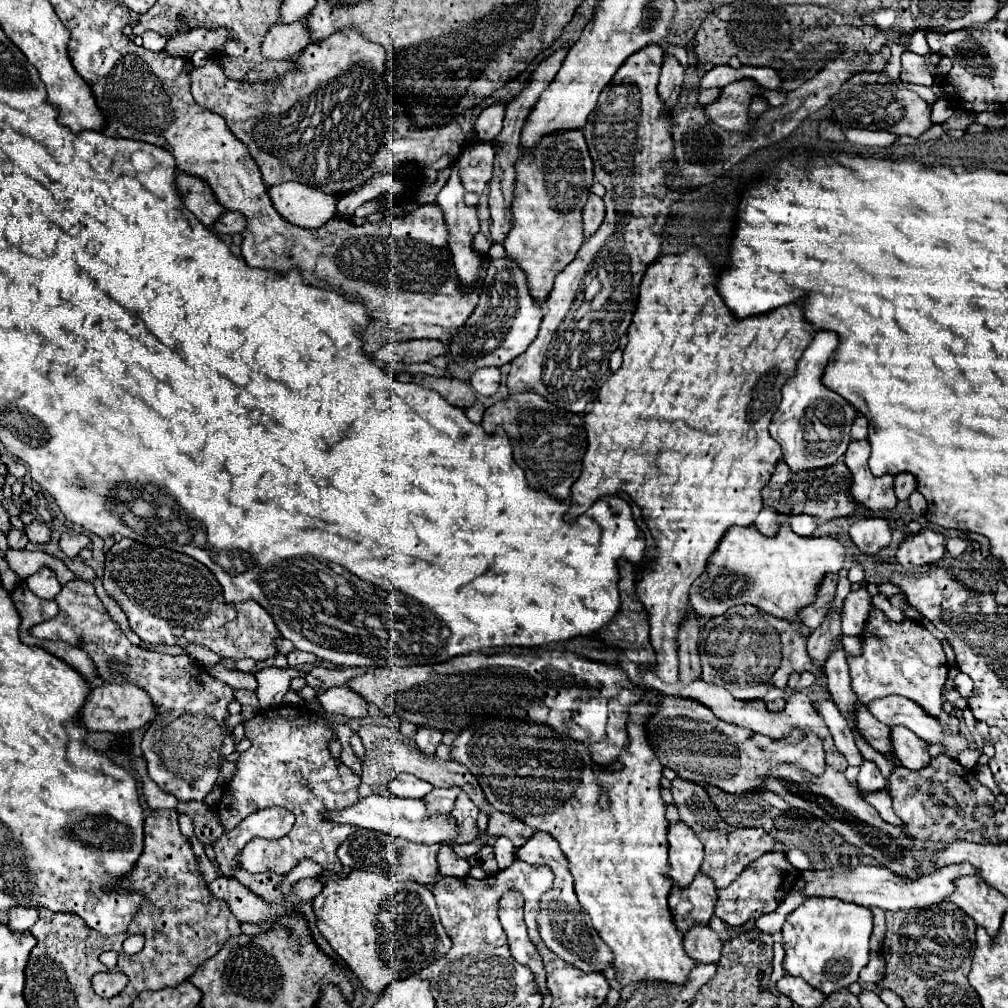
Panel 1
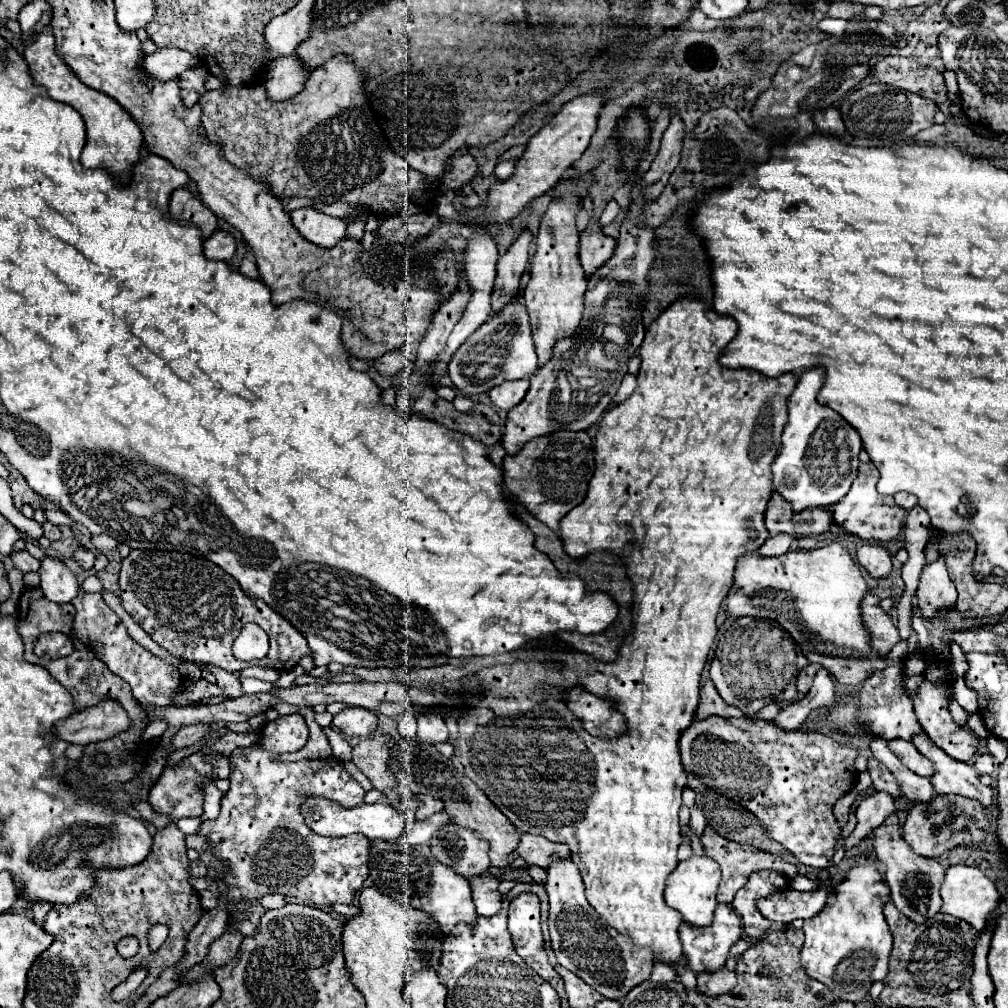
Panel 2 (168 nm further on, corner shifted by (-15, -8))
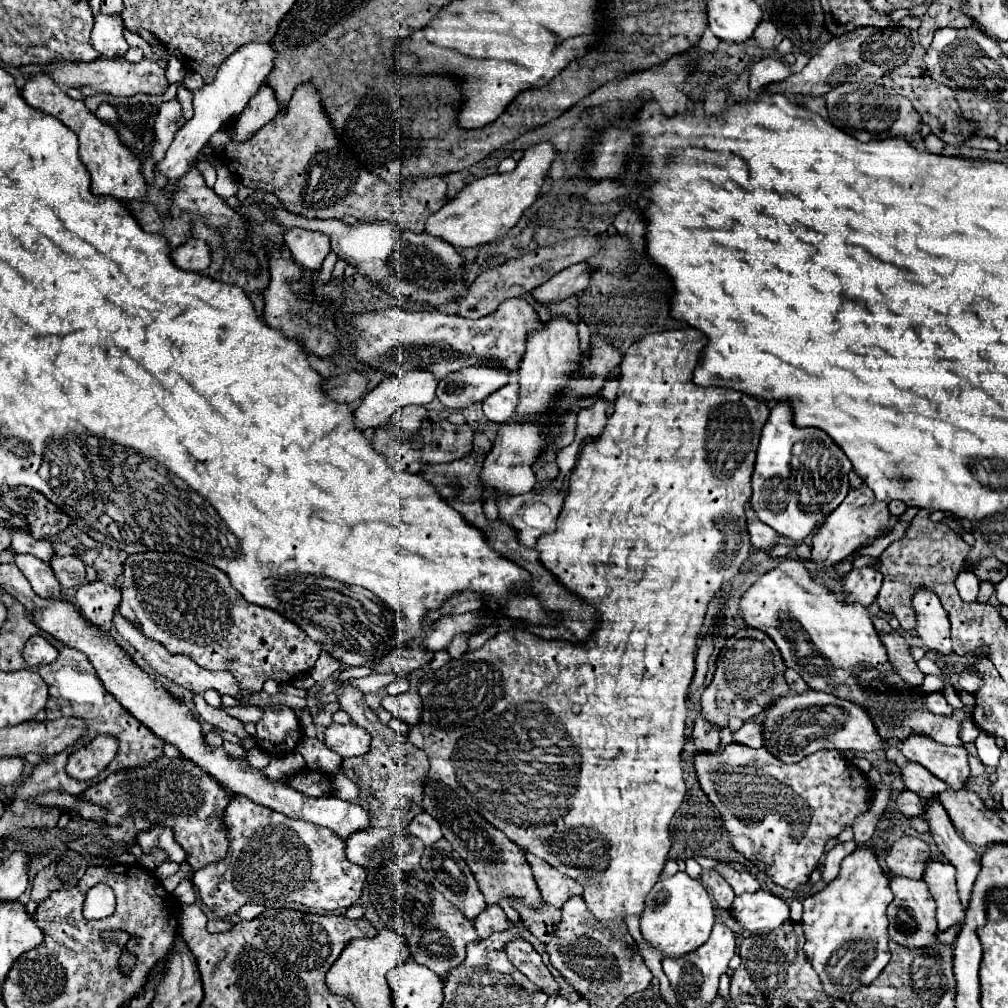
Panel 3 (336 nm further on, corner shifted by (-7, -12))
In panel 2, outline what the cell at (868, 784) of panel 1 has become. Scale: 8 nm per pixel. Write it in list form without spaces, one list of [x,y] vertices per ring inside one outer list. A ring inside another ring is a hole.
[[[876,792],[874,796],[864,798],[856,810],[858,824],[852,830],[852,834],[844,840],[844,850],[858,846],[894,810],[896,810],[896,800],[892,796],[888,796],[888,792]]]

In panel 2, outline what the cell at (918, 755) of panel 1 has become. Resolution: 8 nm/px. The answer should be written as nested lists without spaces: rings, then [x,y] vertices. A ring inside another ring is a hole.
[[[924,732],[916,734],[912,738],[912,744],[918,748],[918,752],[922,752],[936,766],[932,784],[940,794],[954,794],[954,796],[972,798],[972,800],[978,800],[980,804],[984,804],[984,808],[990,808],[994,804],[992,788],[984,786],[980,782],[974,766],[946,756],[946,752],[936,748]]]

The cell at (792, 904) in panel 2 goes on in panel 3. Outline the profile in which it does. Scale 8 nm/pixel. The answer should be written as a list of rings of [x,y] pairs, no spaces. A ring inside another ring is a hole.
[[[764,890],[736,896],[732,906],[736,922],[750,932],[772,932],[790,922],[790,906],[786,900]]]

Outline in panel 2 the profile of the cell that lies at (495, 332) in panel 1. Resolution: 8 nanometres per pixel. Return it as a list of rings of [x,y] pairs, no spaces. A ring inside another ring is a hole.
[[[520,296],[512,304],[508,304],[500,316],[490,318],[484,322],[456,352],[448,366],[448,376],[454,384],[454,388],[472,398],[490,392],[490,388],[496,388],[502,382],[518,380],[532,376],[536,372],[536,350],[532,340],[532,328],[528,320],[528,312],[524,306],[524,298]]]

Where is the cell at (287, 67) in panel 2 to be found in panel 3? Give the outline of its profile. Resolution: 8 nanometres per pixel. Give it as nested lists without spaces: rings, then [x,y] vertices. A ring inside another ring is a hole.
[[[262,84],[258,92],[252,96],[244,112],[236,118],[232,130],[236,140],[246,140],[250,134],[260,130],[268,120],[272,120],[280,112],[280,104],[276,100],[274,90],[268,84]]]

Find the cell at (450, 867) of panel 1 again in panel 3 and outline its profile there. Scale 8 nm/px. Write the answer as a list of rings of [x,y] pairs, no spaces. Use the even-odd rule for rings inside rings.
[[[490,904],[486,906],[476,918],[474,918],[474,928],[478,932],[480,938],[484,936],[490,936],[492,932],[496,930],[506,930],[508,928],[508,922],[506,922],[506,914],[500,906],[496,904]]]

